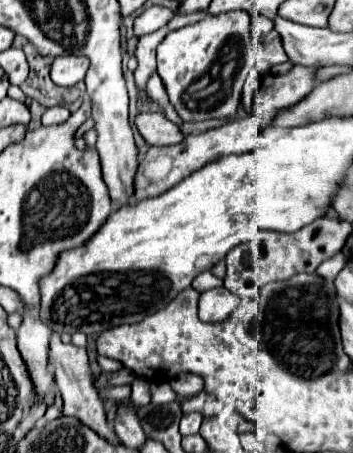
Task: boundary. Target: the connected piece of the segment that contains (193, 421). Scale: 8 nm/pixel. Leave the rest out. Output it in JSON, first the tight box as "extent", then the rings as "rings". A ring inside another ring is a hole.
{"extent":[181,413,201,435],"rings":[[[185,413],[183,419],[181,419],[181,435],[191,435],[191,433],[199,433],[199,427],[201,427],[201,413]]]}

